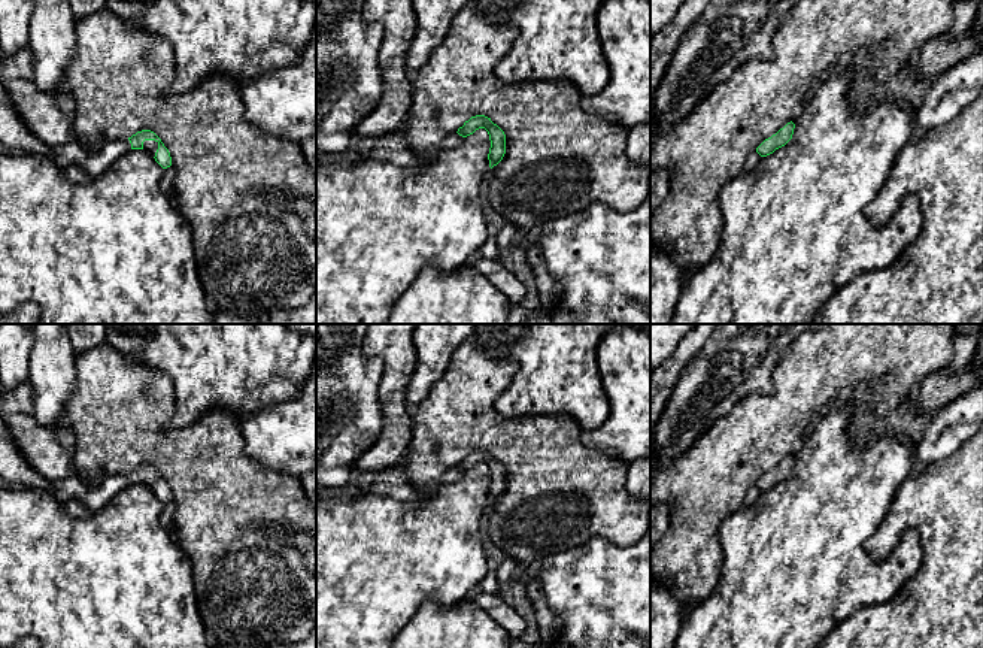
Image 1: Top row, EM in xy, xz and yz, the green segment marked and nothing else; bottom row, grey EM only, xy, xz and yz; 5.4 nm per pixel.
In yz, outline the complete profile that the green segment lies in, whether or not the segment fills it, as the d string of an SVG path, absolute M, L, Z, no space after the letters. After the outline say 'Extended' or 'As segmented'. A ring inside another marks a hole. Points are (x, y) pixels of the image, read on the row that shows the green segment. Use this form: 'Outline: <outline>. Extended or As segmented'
Outline: M791 121L783 128L780 128L776 134L765 139L758 148L756 152L761 157L767 157L773 154L776 149L785 146L794 134L795 124Z. As segmented

